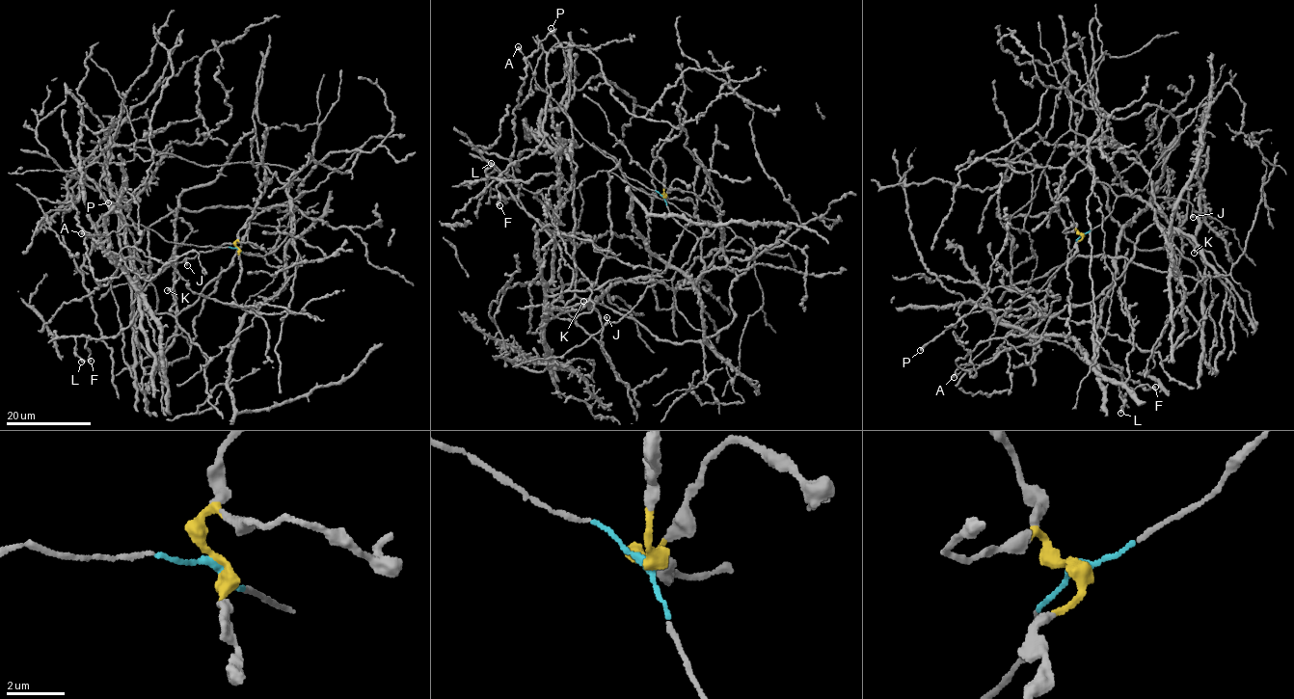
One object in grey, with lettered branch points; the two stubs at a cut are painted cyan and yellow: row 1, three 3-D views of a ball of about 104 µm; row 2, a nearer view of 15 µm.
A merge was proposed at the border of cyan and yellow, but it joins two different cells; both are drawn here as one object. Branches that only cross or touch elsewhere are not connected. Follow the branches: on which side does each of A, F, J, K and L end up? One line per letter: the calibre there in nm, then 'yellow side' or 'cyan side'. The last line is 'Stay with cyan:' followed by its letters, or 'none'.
A: 460 nm thick; cyan side
F: 480 nm thick; yellow side
J: 380 nm thick; cyan side
K: 280 nm thick; yellow side
L: 550 nm thick; yellow side
Stay with cyan: A, J

